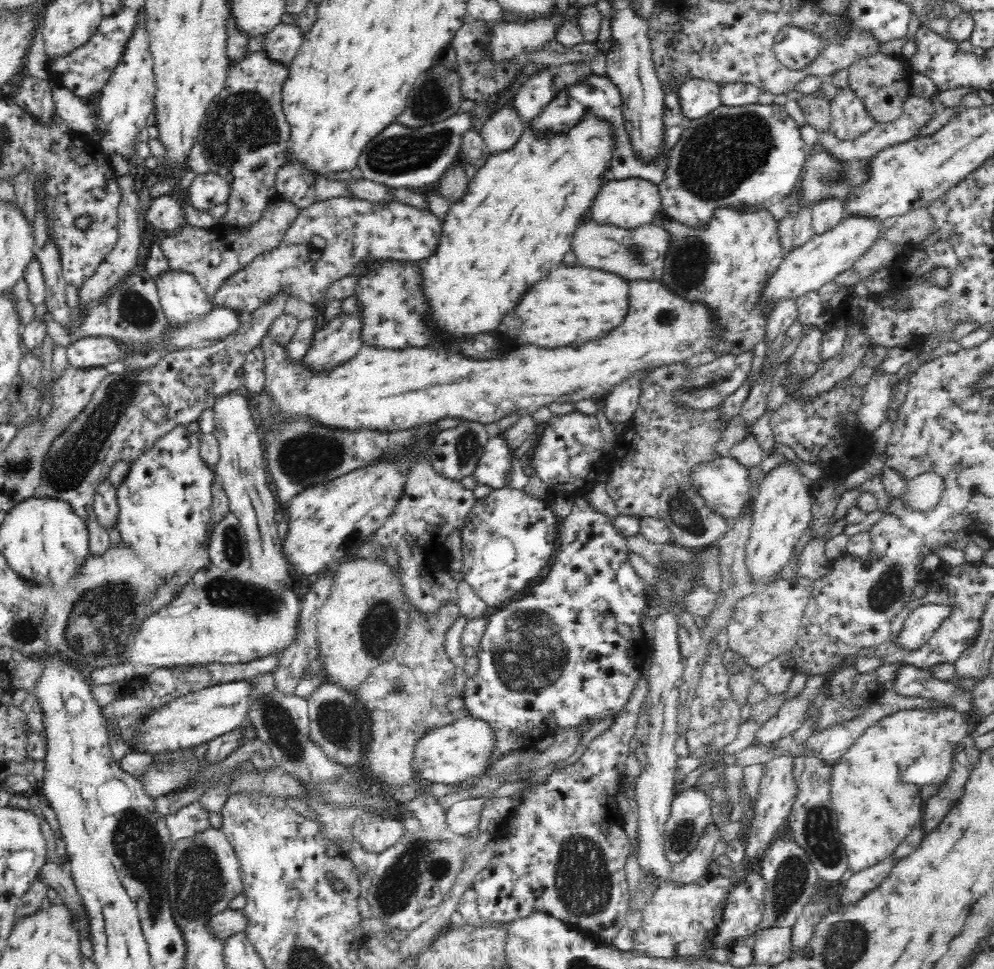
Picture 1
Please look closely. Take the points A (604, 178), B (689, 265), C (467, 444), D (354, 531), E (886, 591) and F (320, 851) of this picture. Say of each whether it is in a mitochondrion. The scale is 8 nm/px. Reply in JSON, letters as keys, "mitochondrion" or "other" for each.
{"A":"other","B":"mitochondrion","C":"mitochondrion","D":"other","E":"mitochondrion","F":"other"}

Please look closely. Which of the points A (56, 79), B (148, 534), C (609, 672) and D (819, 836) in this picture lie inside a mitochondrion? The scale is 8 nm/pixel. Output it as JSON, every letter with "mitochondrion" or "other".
{"A":"other","B":"other","C":"other","D":"mitochondrion"}

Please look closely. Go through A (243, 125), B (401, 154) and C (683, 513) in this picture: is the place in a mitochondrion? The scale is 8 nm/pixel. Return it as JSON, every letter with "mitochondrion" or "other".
{"A":"mitochondrion","B":"mitochondrion","C":"mitochondrion"}

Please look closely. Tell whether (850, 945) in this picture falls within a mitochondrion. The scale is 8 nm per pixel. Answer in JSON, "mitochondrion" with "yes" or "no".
{"mitochondrion":"yes"}

